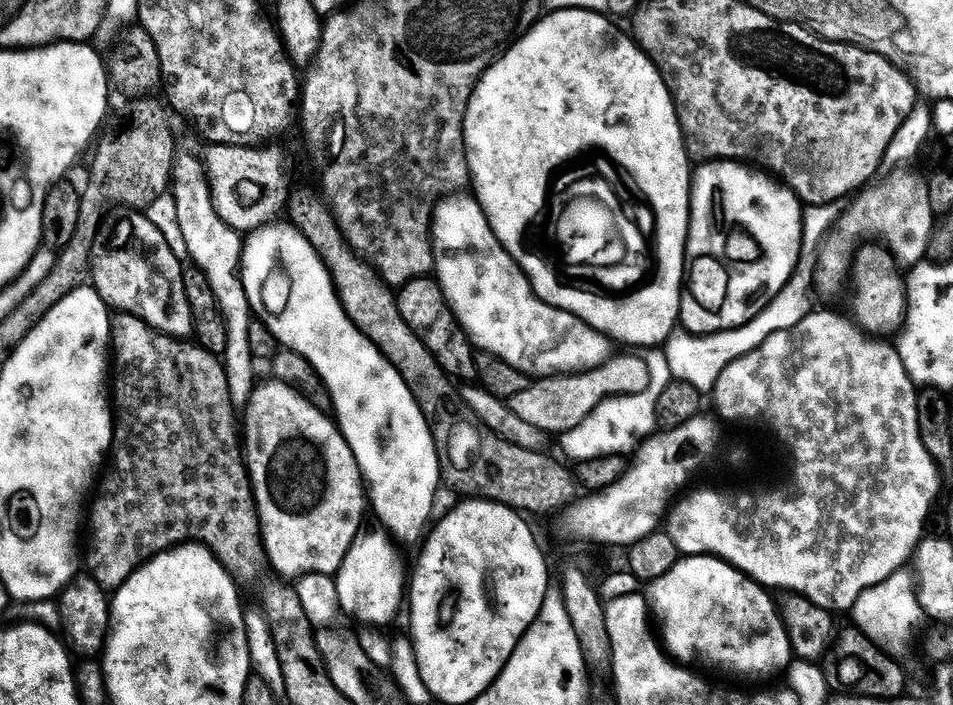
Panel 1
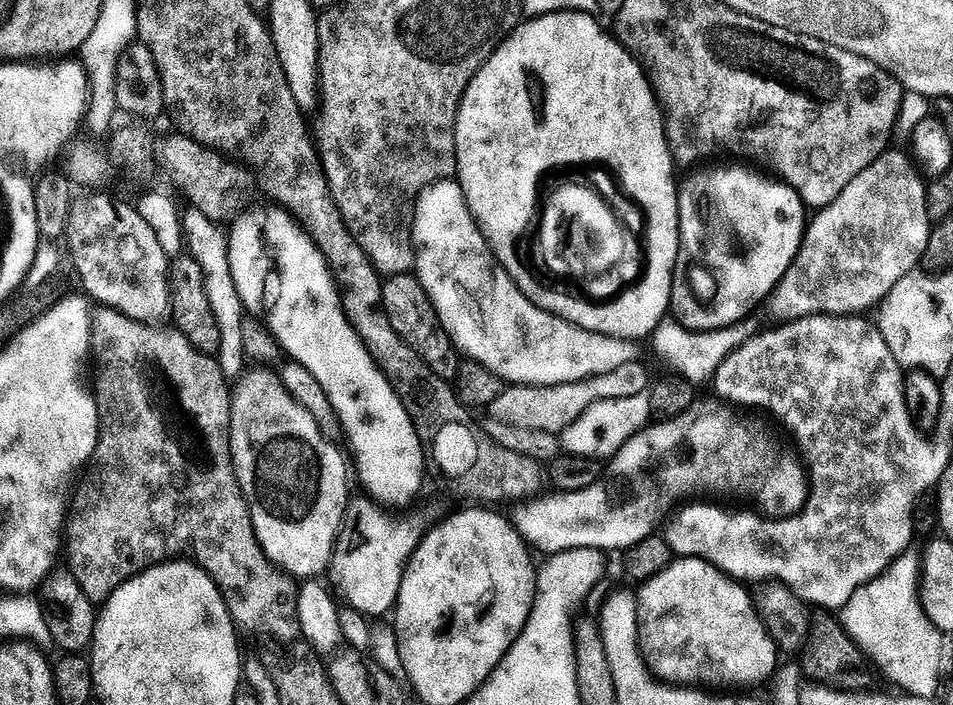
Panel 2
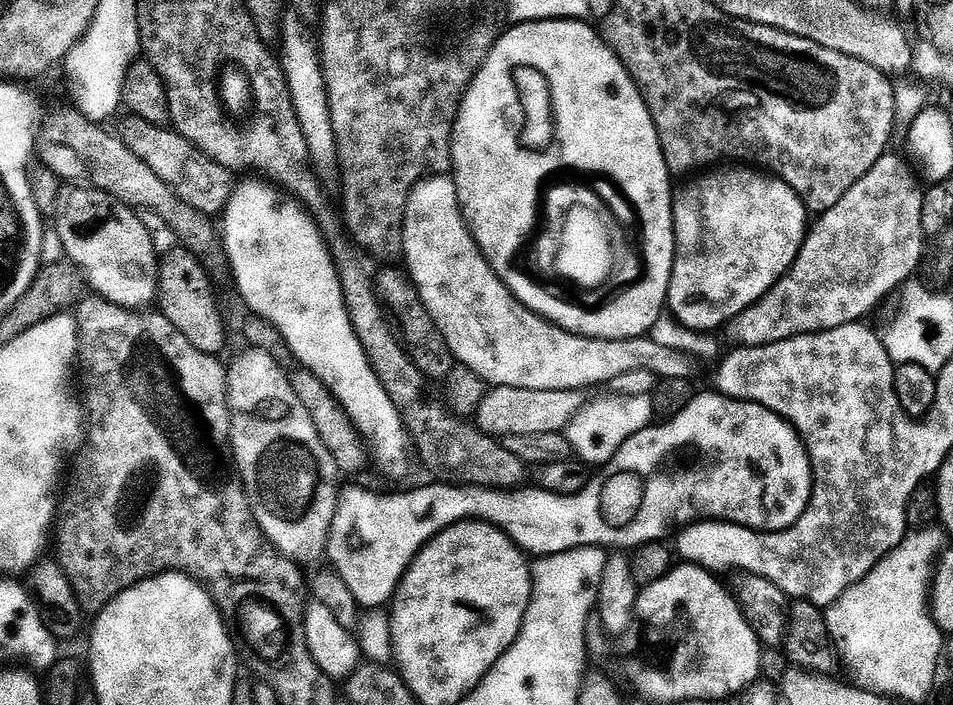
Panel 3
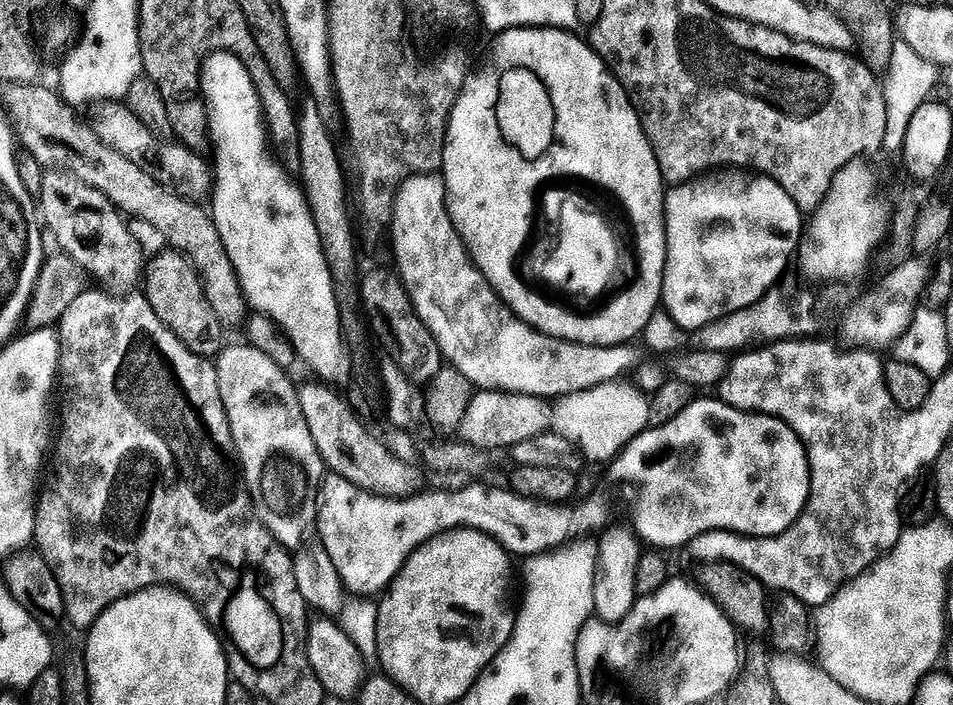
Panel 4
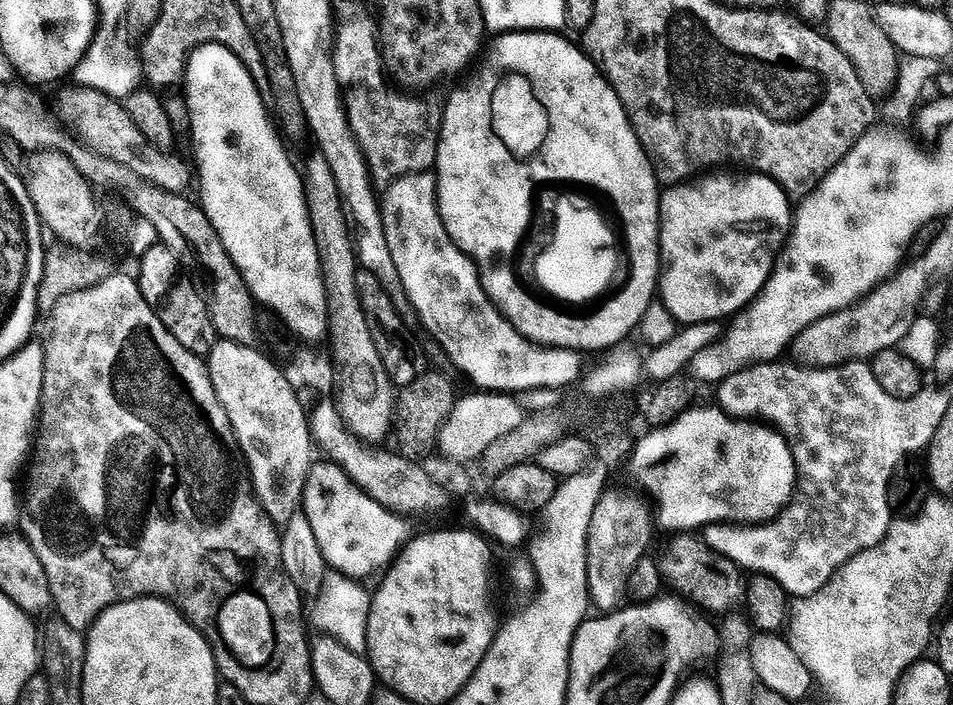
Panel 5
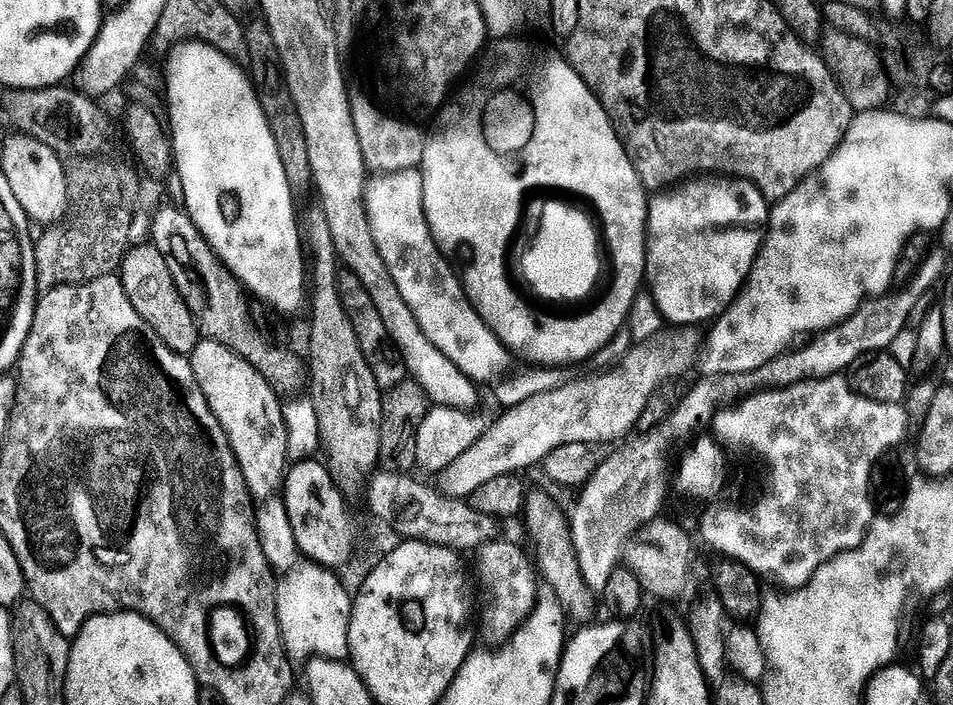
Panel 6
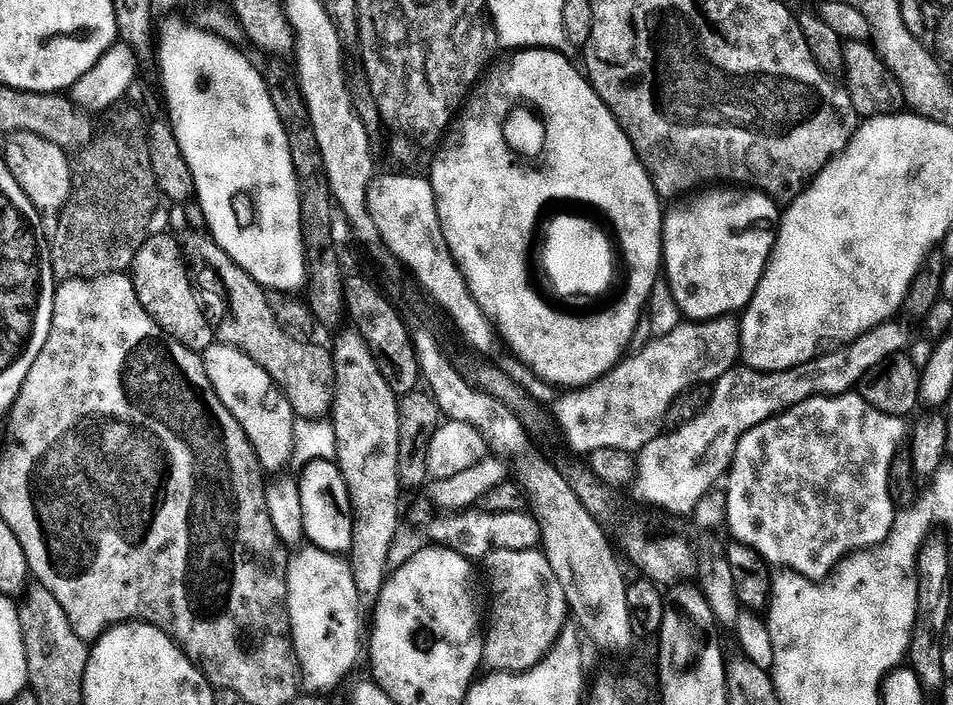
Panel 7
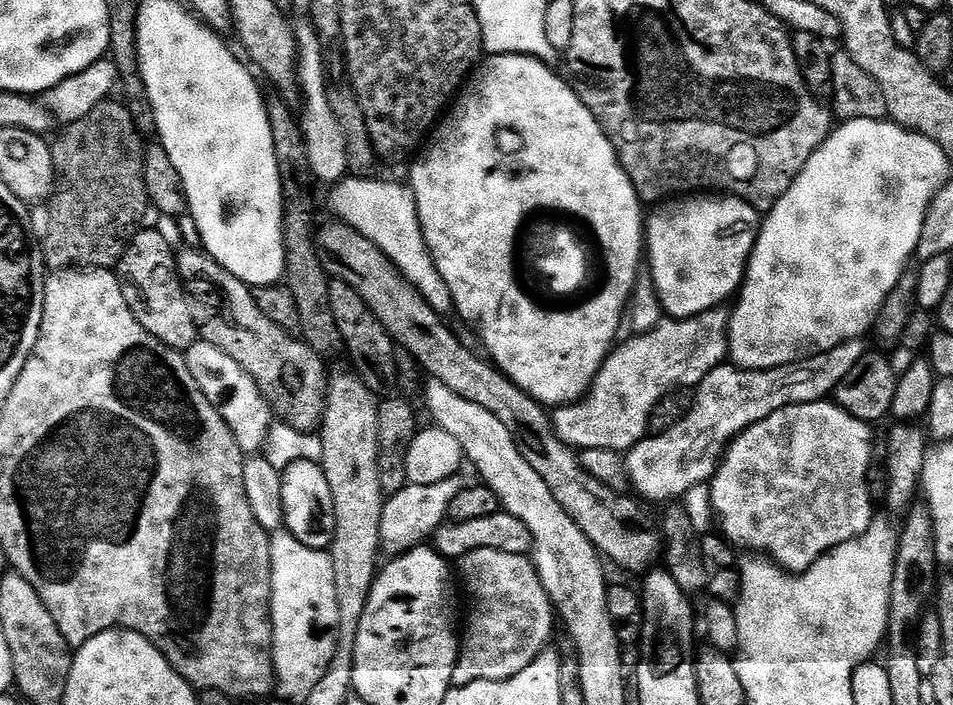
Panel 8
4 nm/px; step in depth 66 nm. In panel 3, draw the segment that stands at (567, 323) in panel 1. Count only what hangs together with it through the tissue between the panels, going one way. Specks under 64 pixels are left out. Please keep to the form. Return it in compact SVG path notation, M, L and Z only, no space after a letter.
M447 175L429 177L412 189L404 211L402 258L408 262L407 275L418 290L426 310L430 310L438 330L442 330L442 338L446 338L446 346L450 346L452 355L469 372L482 377L490 386L578 392L589 390L595 384L611 385L614 378L622 378L622 374L630 374L630 370L650 370L661 381L689 379L689 357L685 353L658 346L651 335L635 336L629 340L595 340L562 330L522 306L522 302L512 297L511 290L488 265L488 260L464 220L464 213L460 211L456 181Z

